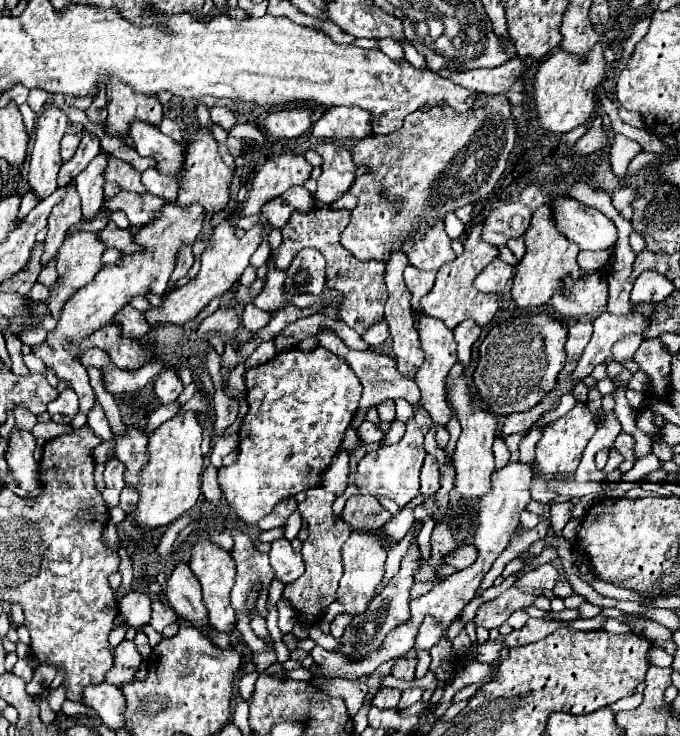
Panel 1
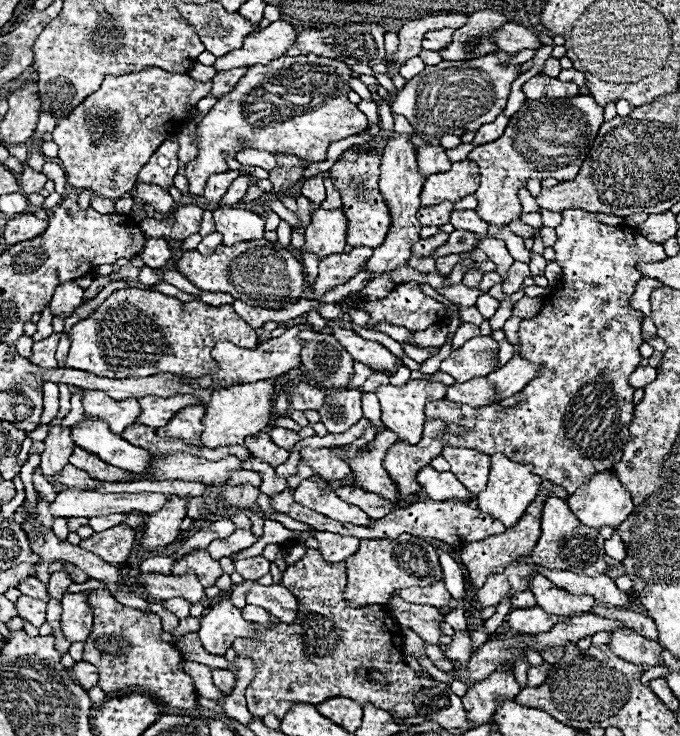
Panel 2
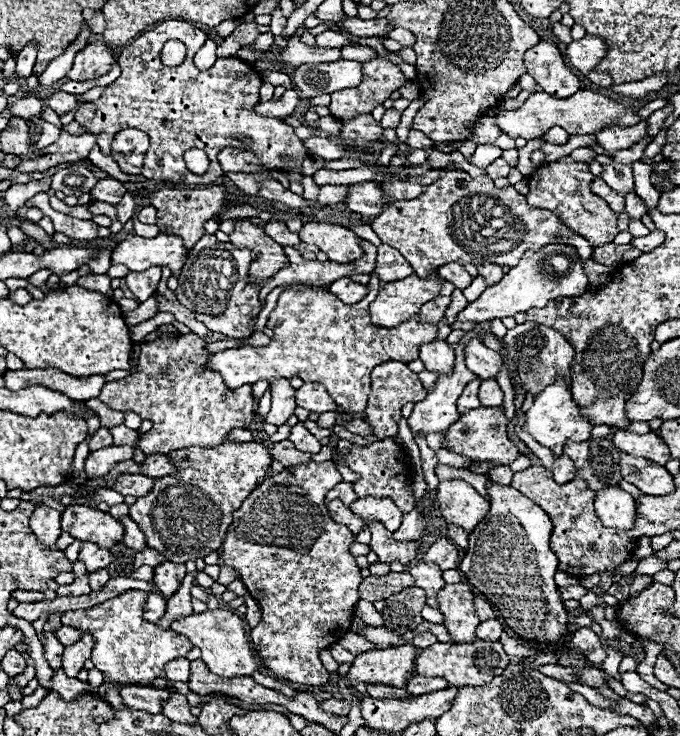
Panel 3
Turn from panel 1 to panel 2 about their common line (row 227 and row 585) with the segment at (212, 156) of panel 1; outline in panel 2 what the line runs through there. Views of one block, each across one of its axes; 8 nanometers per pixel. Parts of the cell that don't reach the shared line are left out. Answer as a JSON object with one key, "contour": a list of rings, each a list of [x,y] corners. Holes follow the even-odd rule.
{"contour":[[[206,550],[190,552],[188,556],[176,560],[172,566],[172,574],[186,574],[188,570],[192,570],[198,576],[198,580],[200,580],[200,584],[204,584],[204,588],[212,586],[224,574],[220,564],[216,560],[212,560]]]}

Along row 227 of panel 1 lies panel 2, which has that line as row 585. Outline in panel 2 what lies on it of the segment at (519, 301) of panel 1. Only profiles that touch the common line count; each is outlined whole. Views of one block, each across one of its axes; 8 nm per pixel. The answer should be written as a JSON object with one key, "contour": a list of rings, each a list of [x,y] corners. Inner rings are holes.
{"contour":[[[534,574],[530,580],[530,590],[534,592],[538,606],[544,608],[546,612],[552,612],[556,616],[568,616],[568,614],[582,614],[582,612],[590,612],[596,604],[596,600],[592,596],[572,596],[566,590],[556,588],[548,578]]]}

